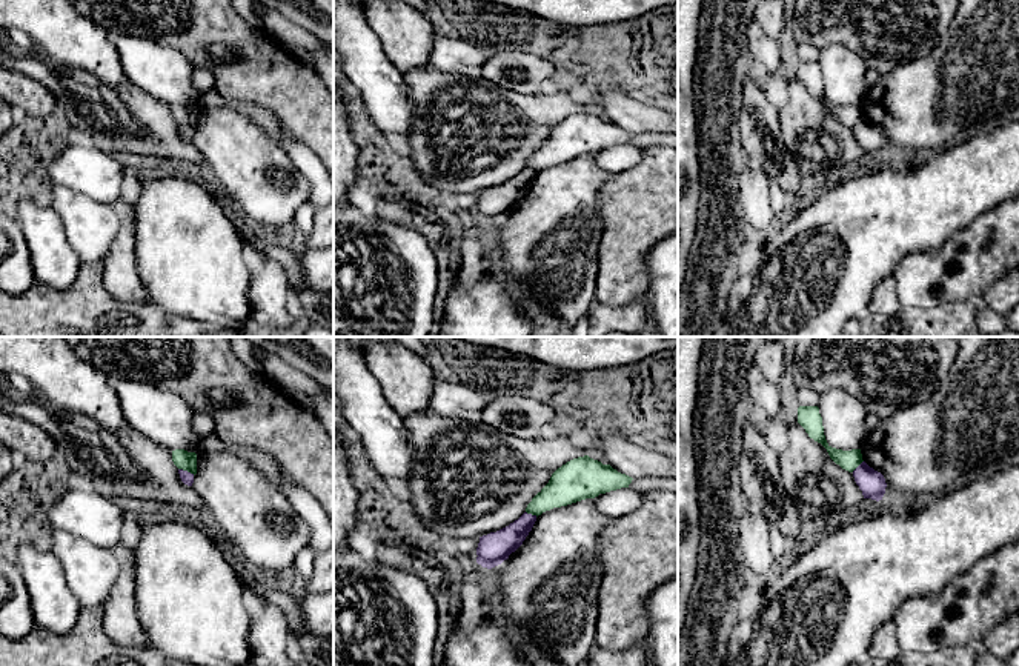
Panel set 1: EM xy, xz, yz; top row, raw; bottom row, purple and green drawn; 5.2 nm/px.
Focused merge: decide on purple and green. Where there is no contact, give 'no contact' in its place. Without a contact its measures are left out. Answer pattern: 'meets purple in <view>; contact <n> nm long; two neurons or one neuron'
meets purple in xy; contact 90 nm long; two neurons

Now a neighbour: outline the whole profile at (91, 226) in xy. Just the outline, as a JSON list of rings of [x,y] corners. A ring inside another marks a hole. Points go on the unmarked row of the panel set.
[[[48,185],[52,209],[61,217],[68,243],[81,263],[105,263],[120,231],[120,215],[112,205],[91,200],[61,185]]]

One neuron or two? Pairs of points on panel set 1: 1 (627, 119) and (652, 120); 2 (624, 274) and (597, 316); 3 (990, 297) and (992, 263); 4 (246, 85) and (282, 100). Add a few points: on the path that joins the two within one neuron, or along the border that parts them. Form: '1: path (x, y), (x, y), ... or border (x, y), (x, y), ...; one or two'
1: path (633, 119), (646, 119); one
2: border (640, 296), (623, 305), (597, 303); two
3: border (1002, 276), (981, 296); two
4: path (255, 85), (266, 85), (272, 91); one

